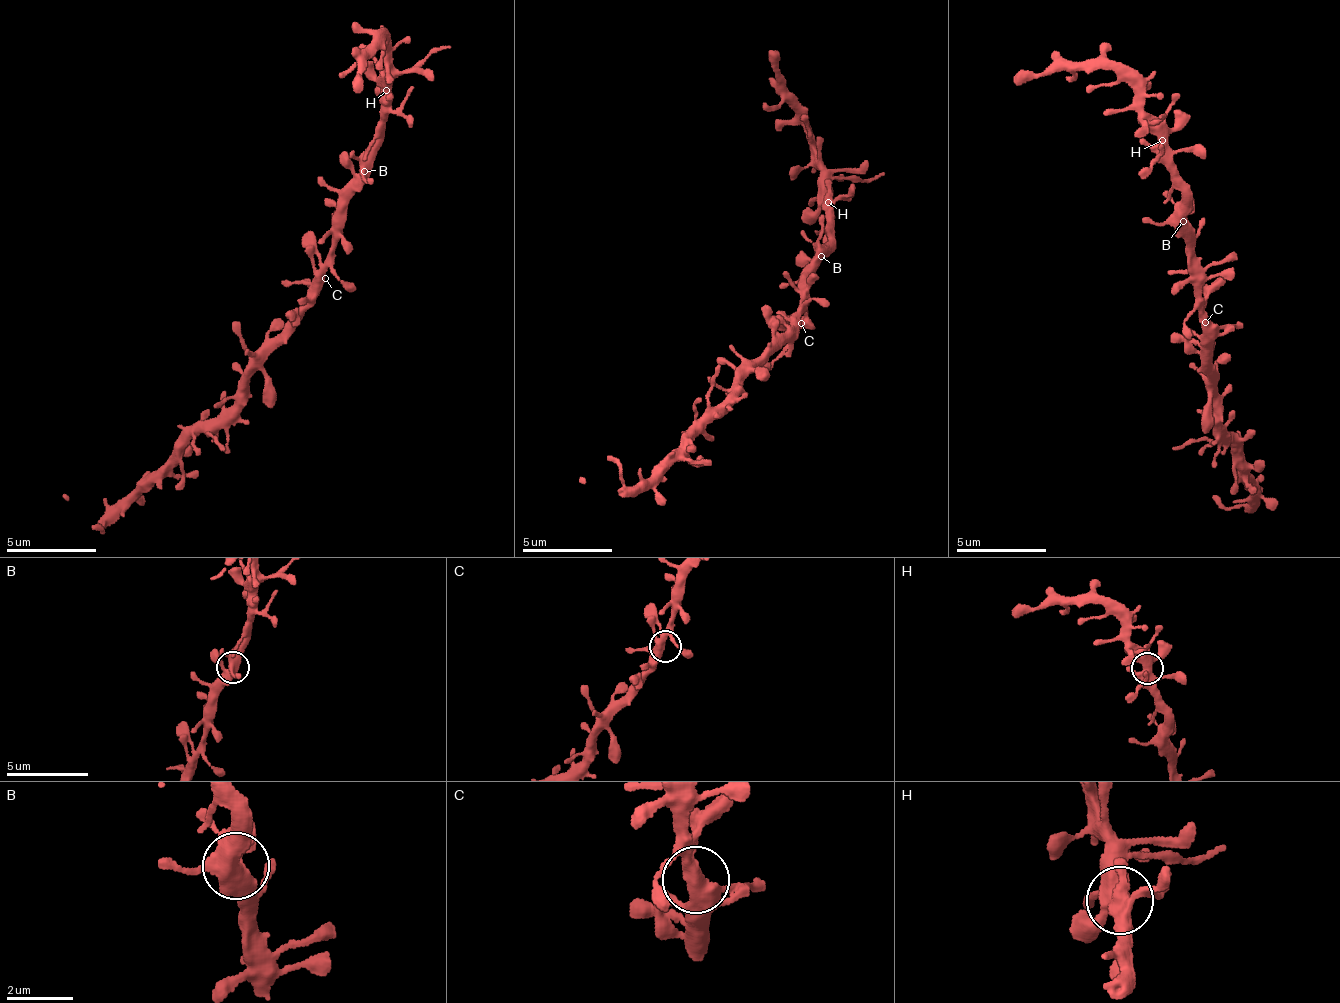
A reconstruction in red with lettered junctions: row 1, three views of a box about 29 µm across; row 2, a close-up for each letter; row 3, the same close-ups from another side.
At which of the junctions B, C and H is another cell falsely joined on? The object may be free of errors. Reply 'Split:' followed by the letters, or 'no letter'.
Split: no letter

